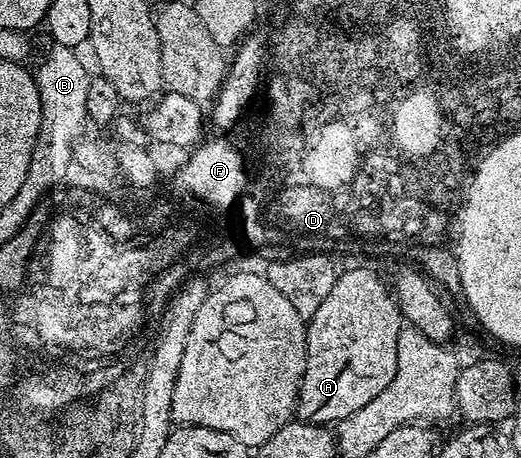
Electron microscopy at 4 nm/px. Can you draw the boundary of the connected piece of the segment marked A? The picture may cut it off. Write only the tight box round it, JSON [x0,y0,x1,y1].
[297,266,403,424]

